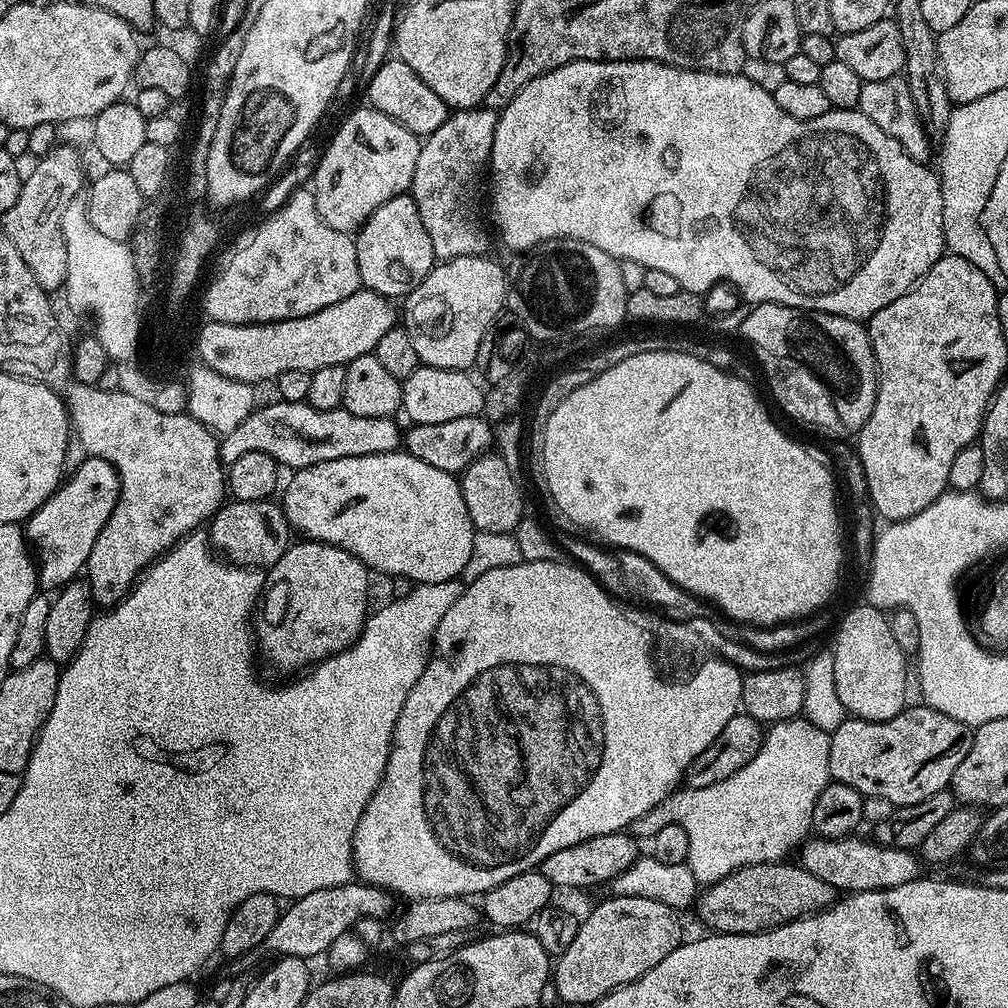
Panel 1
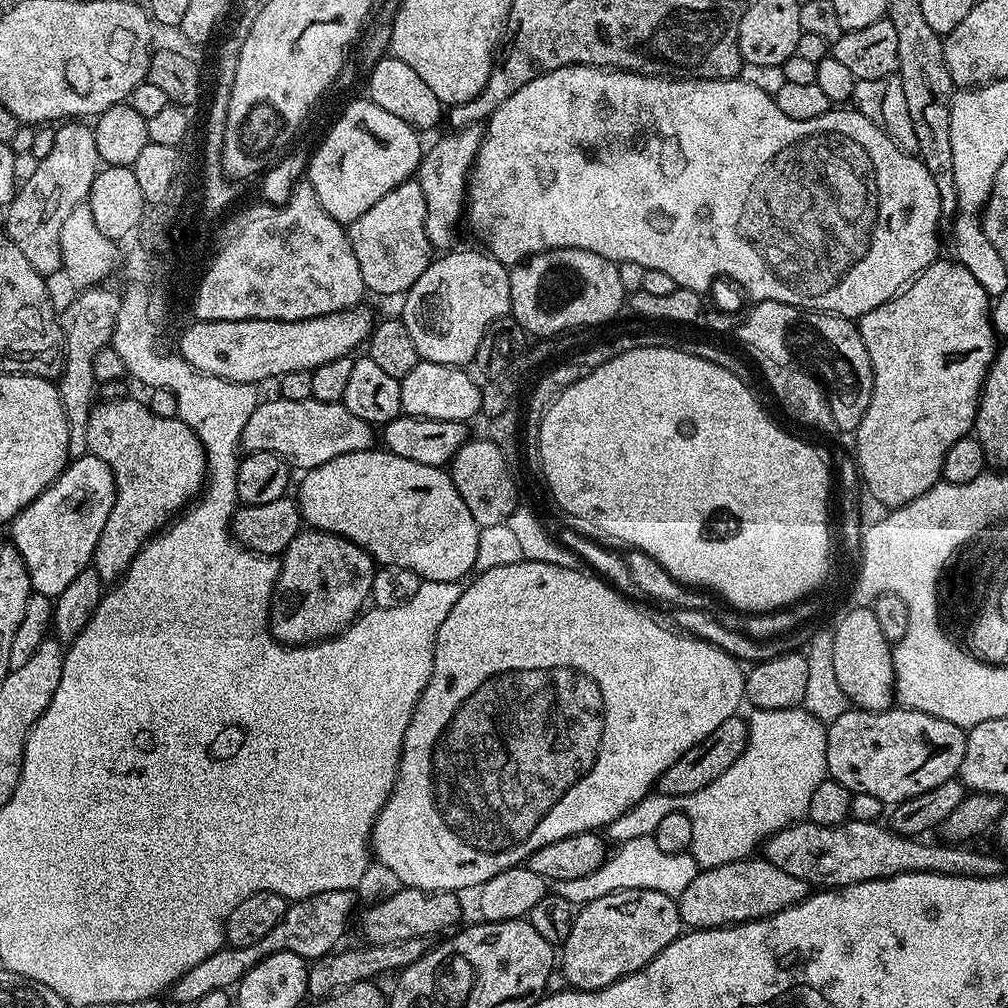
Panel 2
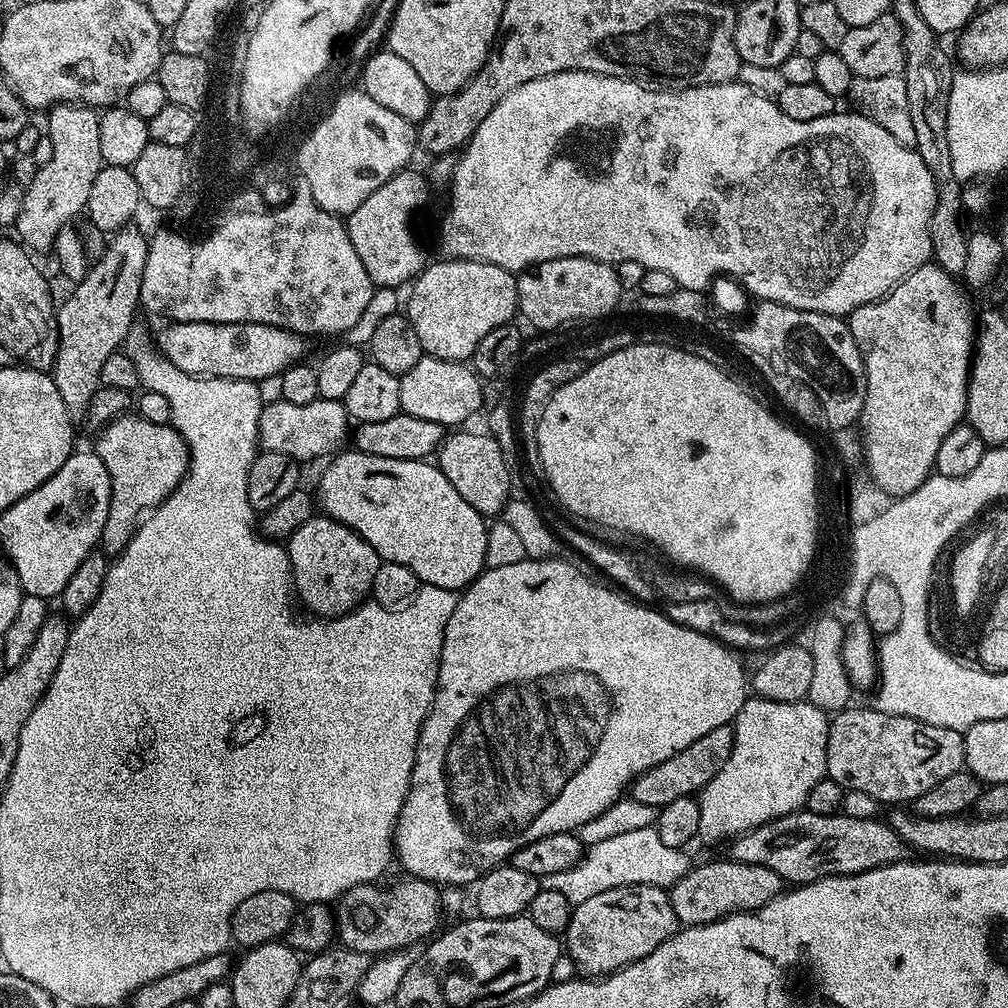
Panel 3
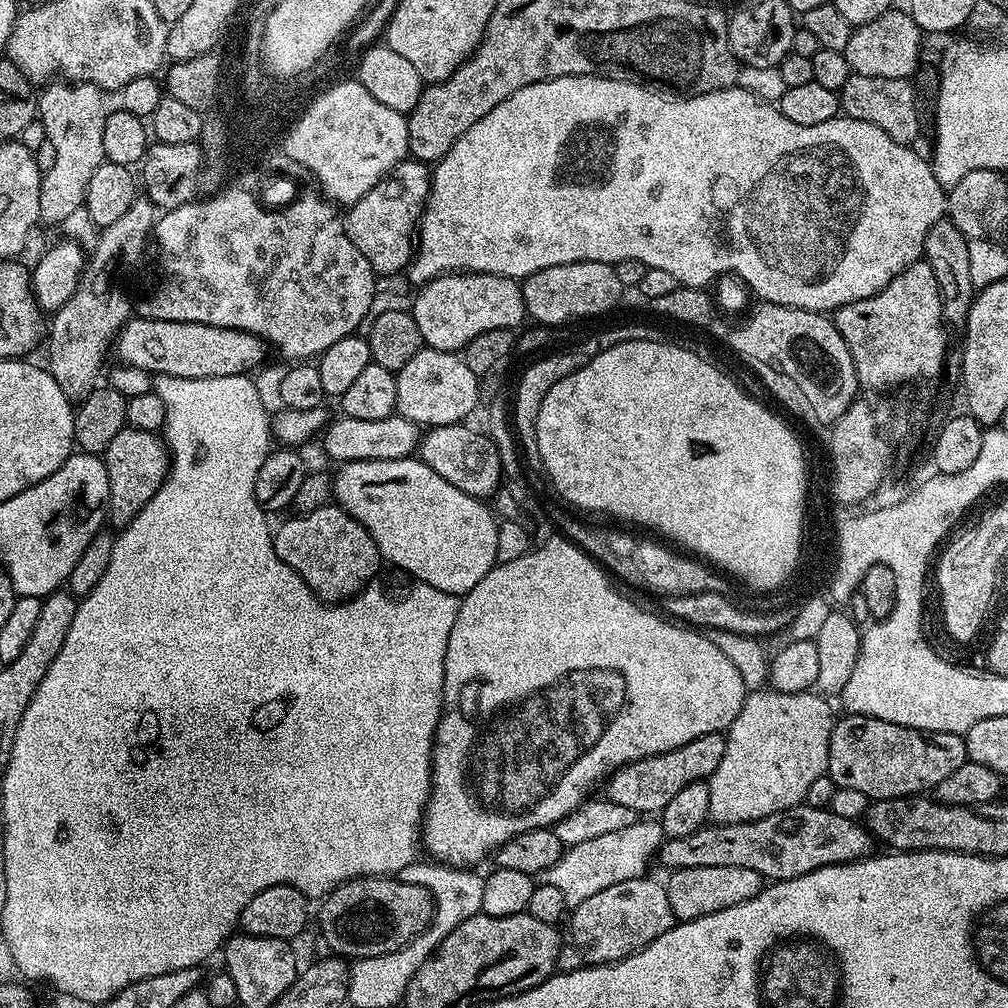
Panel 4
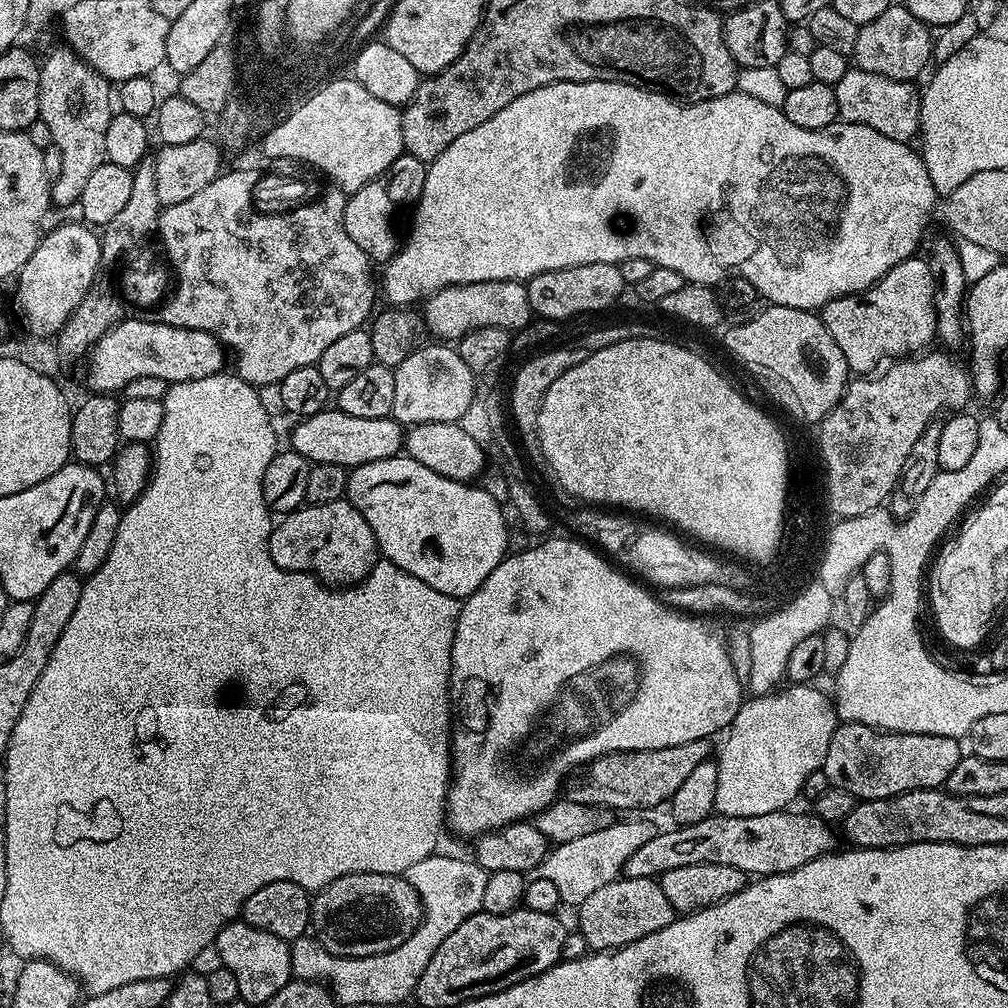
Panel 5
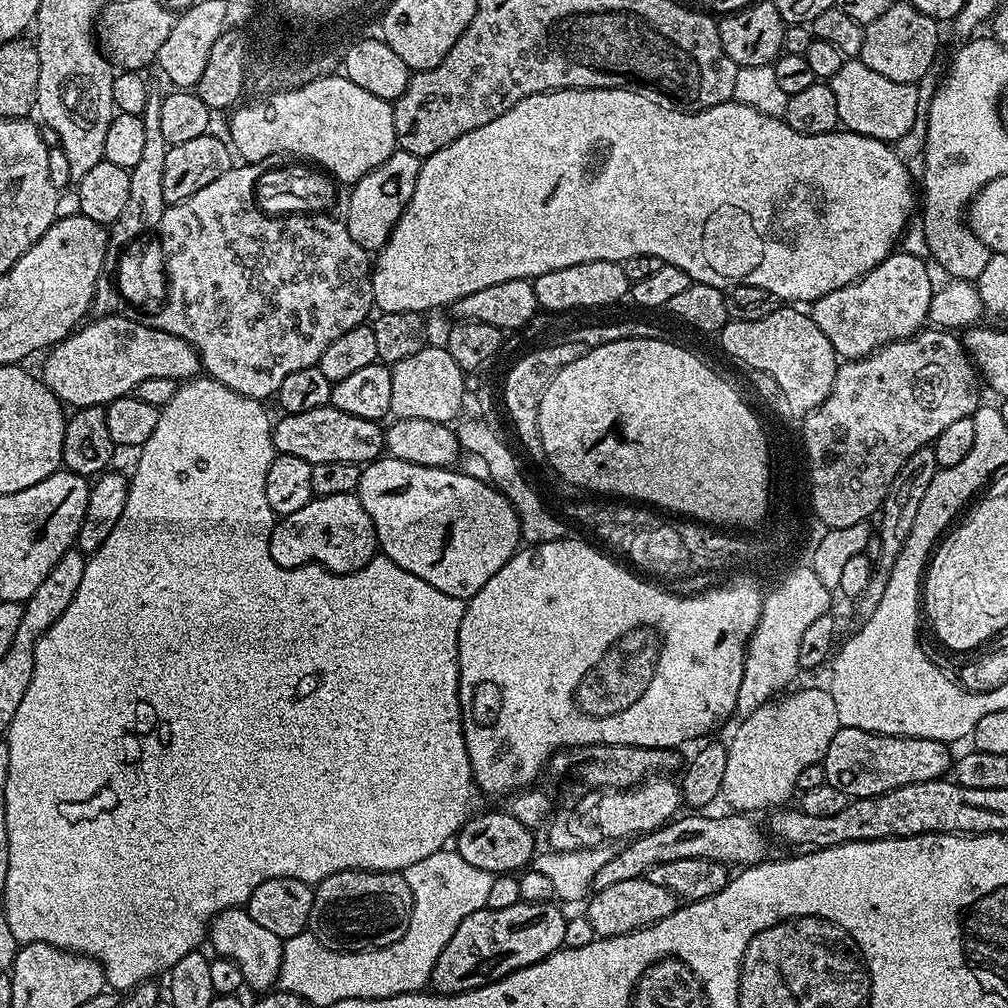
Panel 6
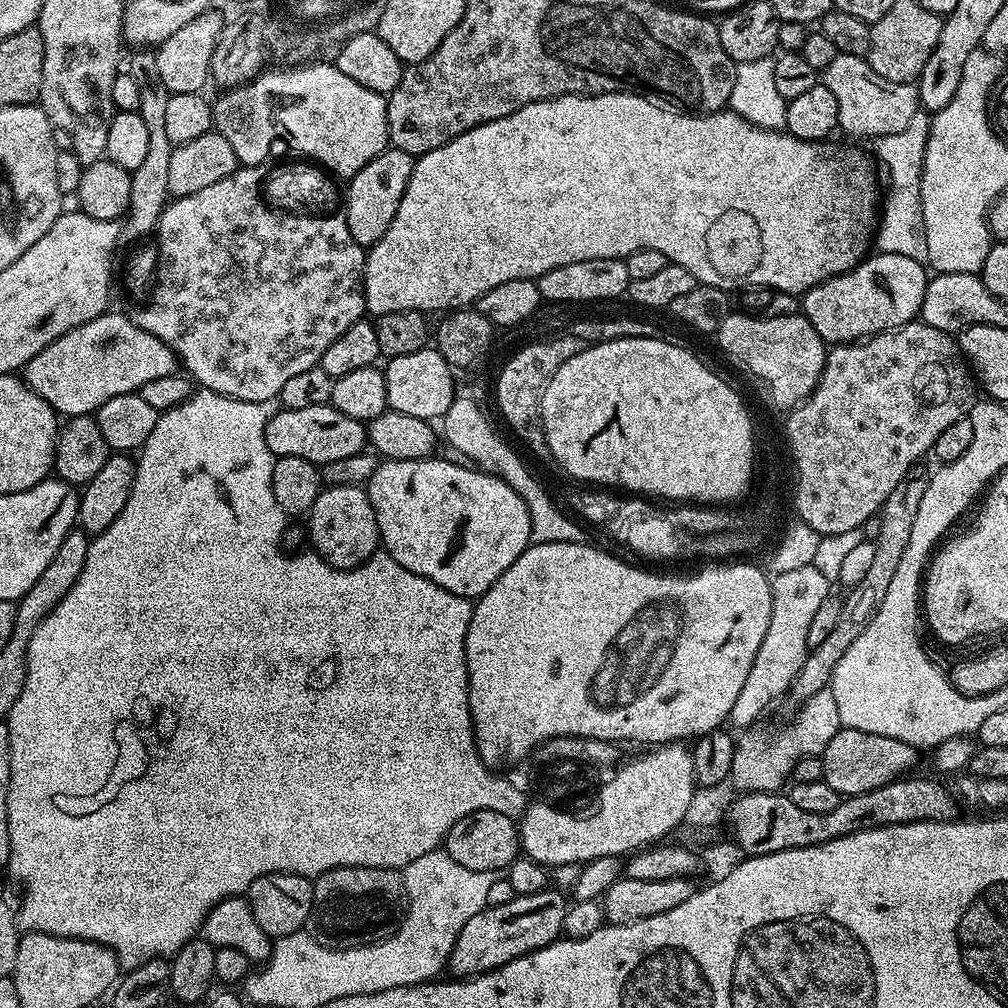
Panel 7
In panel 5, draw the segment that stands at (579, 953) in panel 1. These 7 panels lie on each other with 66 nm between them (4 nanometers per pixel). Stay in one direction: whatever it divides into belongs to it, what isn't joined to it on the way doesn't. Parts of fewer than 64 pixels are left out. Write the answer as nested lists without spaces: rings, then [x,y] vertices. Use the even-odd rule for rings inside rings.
[[[629,876],[617,878],[608,885],[599,887],[578,906],[578,912],[578,931],[592,952],[610,952],[624,948],[630,942],[638,942],[638,938],[646,938],[646,934],[654,934],[654,930],[662,930],[678,919],[674,906],[670,906],[666,894],[662,894],[659,879]]]

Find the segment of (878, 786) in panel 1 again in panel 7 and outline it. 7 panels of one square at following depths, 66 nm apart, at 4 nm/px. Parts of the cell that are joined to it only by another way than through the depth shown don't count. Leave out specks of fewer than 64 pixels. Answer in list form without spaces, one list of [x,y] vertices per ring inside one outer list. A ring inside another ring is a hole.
[[[841,727],[840,732],[830,738],[830,746],[826,746],[822,755],[824,780],[834,786],[834,790],[838,790],[843,798],[866,794],[870,790],[878,790],[878,786],[886,786],[907,777],[911,773],[908,771],[916,764],[918,750],[906,742],[898,742],[898,738],[886,738],[882,734],[866,734],[866,730]]]

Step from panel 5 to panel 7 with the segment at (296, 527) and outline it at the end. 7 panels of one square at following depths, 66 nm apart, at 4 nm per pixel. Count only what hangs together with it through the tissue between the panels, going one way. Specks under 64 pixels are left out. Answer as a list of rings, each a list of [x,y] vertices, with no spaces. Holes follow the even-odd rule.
[[[328,486],[318,494],[312,504],[312,511],[307,513],[308,536],[312,539],[311,547],[327,564],[333,568],[356,568],[373,556],[381,547],[380,531],[374,514],[374,506],[370,506],[367,491],[361,486]]]

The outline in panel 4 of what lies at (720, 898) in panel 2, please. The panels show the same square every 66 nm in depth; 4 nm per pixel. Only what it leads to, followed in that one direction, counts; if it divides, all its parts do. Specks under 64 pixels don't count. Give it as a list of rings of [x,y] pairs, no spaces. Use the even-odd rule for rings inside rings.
[[[742,866],[677,868],[669,871],[667,875],[664,889],[666,898],[670,898],[670,910],[674,910],[677,921],[702,918],[706,914],[738,906],[738,902],[754,898],[766,886],[764,877],[759,876],[754,870],[745,870]]]

